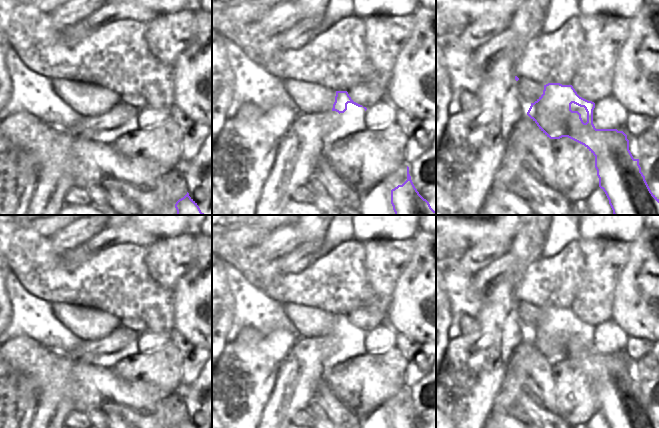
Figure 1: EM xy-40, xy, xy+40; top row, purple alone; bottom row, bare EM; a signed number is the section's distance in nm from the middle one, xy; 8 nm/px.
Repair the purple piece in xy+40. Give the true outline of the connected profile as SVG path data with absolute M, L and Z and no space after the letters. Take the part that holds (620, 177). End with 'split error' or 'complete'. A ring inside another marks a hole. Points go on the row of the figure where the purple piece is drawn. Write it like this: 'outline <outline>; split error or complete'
outline M548 83L544 85L543 94L531 103L527 115L550 139L568 137L584 145L595 156L599 187L605 192L614 215L659 215L659 199L651 192L641 172L639 159L633 158L627 135L617 129L596 129L594 108L595 103L580 97L572 85ZM572 103L585 108L586 123L578 111L571 110Z; complete

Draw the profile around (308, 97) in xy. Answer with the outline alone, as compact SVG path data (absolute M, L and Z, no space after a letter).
M286 79L283 86L300 113L331 111L336 92L318 83Z

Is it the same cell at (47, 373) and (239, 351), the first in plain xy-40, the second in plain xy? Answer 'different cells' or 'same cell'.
same cell

